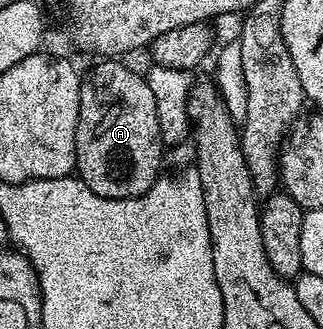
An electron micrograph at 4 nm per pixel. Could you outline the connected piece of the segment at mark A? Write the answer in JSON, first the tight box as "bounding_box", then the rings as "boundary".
{"bounding_box":[76,61,161,199],"boundary":[[[101,61],[97,68],[81,80],[79,93],[79,121],[77,122],[77,166],[76,174],[89,186],[91,193],[108,199],[134,199],[147,193],[157,182],[161,171],[159,118],[155,96],[151,93],[146,76],[140,71],[124,67],[121,61]]]}

